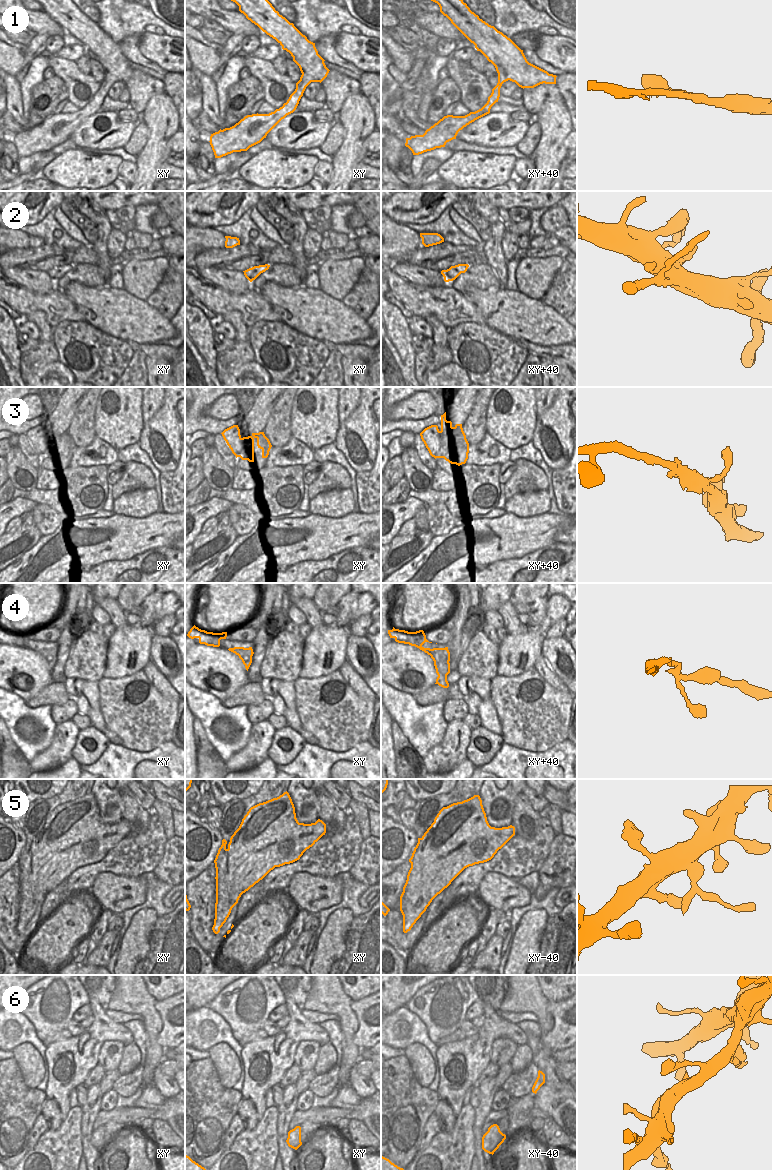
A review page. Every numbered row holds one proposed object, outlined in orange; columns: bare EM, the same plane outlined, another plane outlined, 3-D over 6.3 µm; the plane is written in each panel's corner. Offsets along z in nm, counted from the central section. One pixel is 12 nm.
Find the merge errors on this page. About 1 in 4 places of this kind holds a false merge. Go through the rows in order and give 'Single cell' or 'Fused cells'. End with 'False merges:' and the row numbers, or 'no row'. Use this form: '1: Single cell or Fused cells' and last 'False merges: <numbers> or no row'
1: Single cell
2: Single cell
3: Single cell
4: Fused cells
5: Single cell
6: Fused cells
False merges: 4, 6

